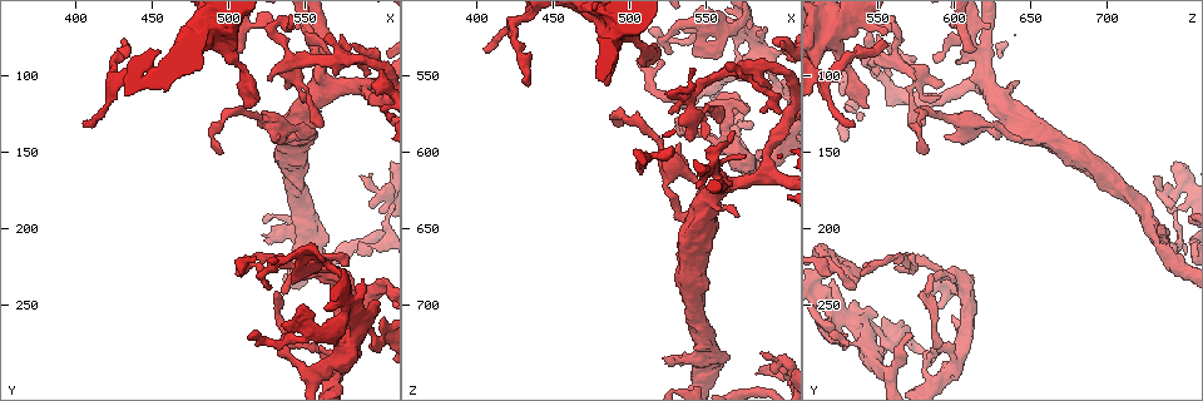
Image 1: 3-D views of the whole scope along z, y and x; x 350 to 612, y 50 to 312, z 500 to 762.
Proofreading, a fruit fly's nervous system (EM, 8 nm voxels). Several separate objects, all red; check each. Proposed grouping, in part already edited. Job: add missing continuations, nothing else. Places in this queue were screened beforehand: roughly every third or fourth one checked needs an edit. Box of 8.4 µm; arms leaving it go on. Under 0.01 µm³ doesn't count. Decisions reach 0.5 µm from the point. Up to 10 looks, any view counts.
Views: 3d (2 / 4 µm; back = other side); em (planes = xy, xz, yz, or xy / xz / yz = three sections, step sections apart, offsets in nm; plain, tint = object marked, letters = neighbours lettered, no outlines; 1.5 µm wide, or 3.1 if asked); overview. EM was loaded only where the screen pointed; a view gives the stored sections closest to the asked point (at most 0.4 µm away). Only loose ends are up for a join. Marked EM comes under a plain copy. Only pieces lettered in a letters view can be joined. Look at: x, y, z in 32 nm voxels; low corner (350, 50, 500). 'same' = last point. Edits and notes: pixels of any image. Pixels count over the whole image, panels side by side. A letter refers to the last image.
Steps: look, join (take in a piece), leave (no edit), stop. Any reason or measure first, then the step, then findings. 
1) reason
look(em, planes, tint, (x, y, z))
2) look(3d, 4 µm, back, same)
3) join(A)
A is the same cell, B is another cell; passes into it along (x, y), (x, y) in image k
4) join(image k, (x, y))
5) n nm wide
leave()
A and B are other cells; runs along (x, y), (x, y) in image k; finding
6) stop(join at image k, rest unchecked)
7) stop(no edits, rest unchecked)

tapers out
look(em, planes, letters, (404, 132, 534))

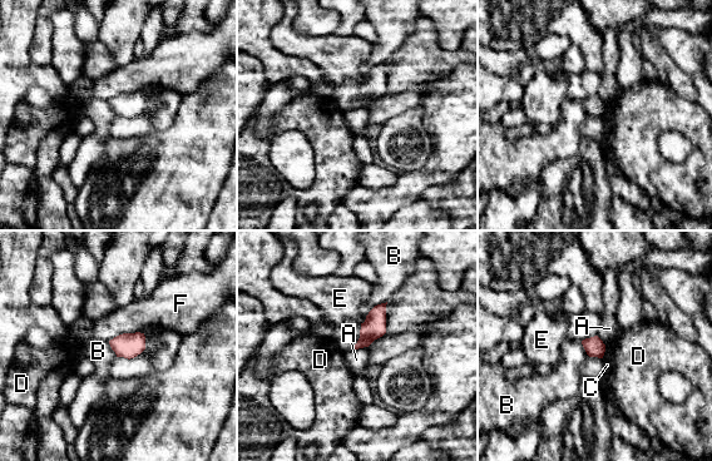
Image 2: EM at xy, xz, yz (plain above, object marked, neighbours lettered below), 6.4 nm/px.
B touches over 170 nm
leave()
A, B, C, D, E and F are other cells; border along (606, 345), (603, 353) in image 2; no lettered piece goes on from it

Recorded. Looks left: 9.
an open end
look(3d, 2 µm, (430, 78, 554))

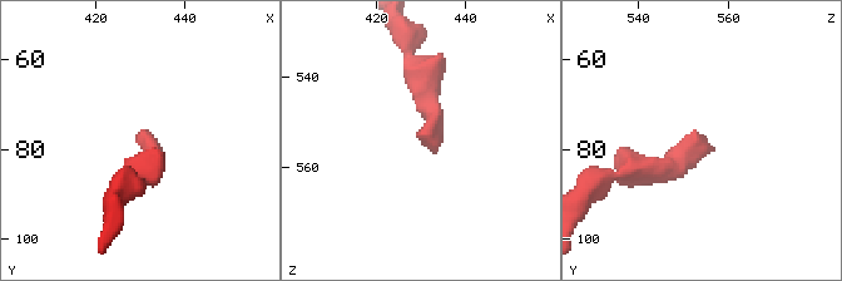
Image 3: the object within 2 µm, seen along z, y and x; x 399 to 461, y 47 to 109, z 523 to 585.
shape alone is not enough
look(em, xy, step 8, letters, (429, 78, 553))

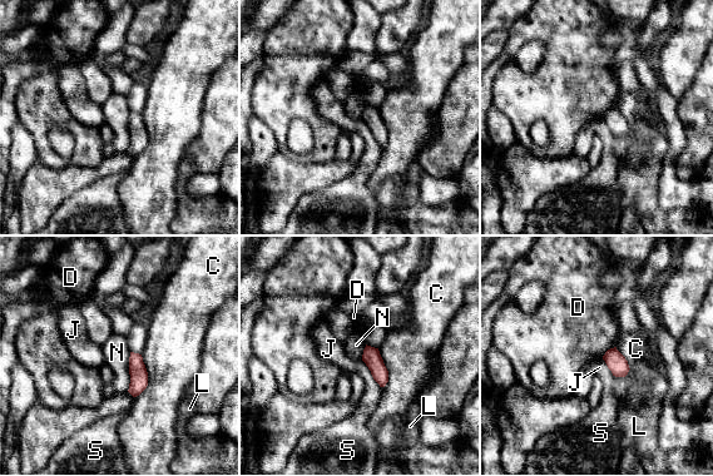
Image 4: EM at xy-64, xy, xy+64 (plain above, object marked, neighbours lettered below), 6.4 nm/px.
look(em, planes, letters, same)

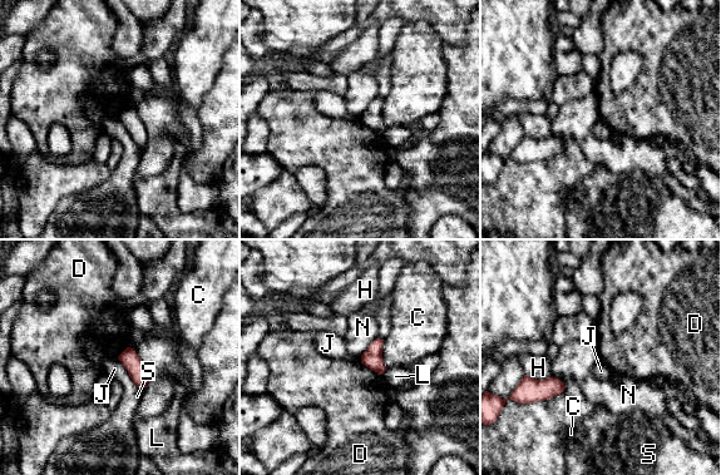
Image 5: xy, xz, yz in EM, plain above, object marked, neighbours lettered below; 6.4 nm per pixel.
leave()
C, D, H, J, L, N and S are other cells; border along (117, 359), (131, 377) in image 5; none of them fits

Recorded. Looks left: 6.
look(em, xz, step 8, tint, (564, 72, 542))

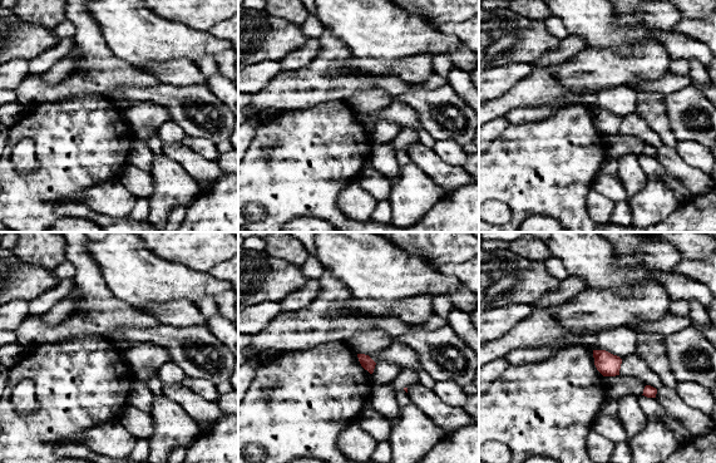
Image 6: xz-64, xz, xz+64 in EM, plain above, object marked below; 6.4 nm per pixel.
look(em, planes, tint, same)

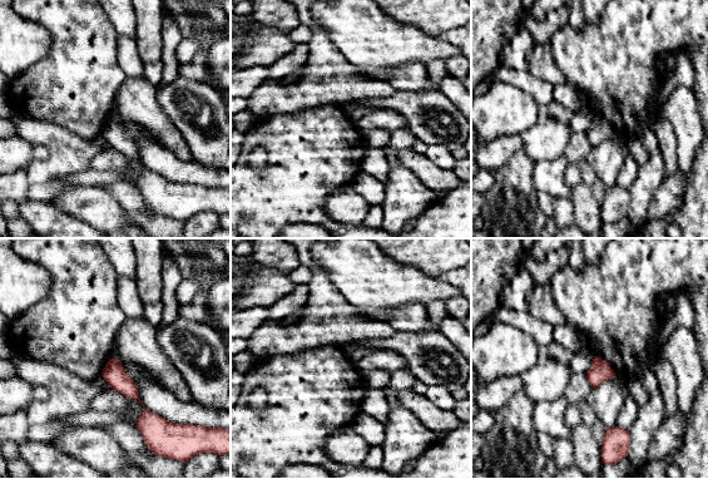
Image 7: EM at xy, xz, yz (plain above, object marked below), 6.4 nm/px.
what lies round it
look(em, planes, letters, same)

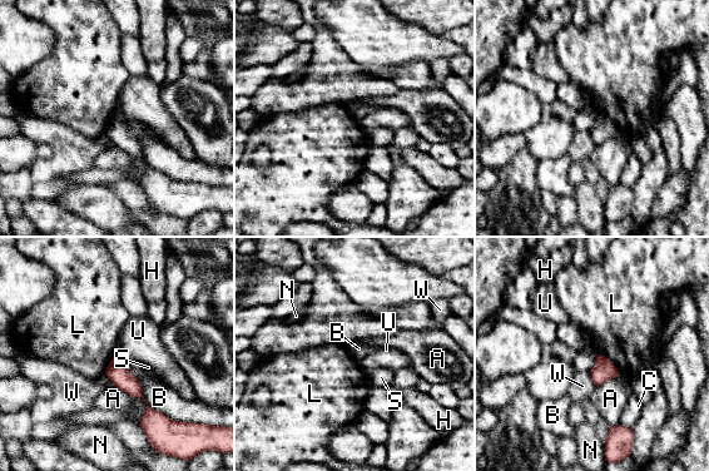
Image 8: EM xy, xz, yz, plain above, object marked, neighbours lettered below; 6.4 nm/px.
140 nm wide
leave()
A, B, C, H, L, N, S, U and W are other cells; border along (114, 356), (172, 420) in image 8; none of them fits

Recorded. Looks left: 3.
look(em, planes, letters, (586, 234, 520))

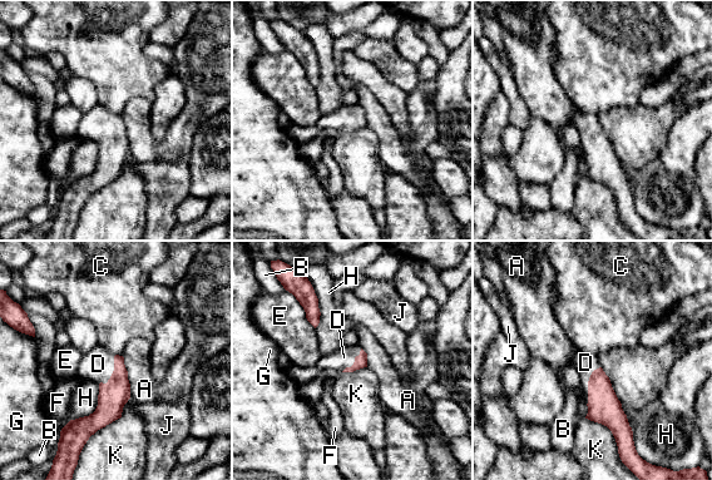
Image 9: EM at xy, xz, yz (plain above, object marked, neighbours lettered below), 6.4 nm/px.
join(D)
D is the same cell, A, B, C, E, F, G, H, J and K are other cells; passes into it along (604, 407), (588, 385), (586, 362) in image 9; it goes on there

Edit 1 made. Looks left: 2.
stop(join at image 9, rest unchecked)

